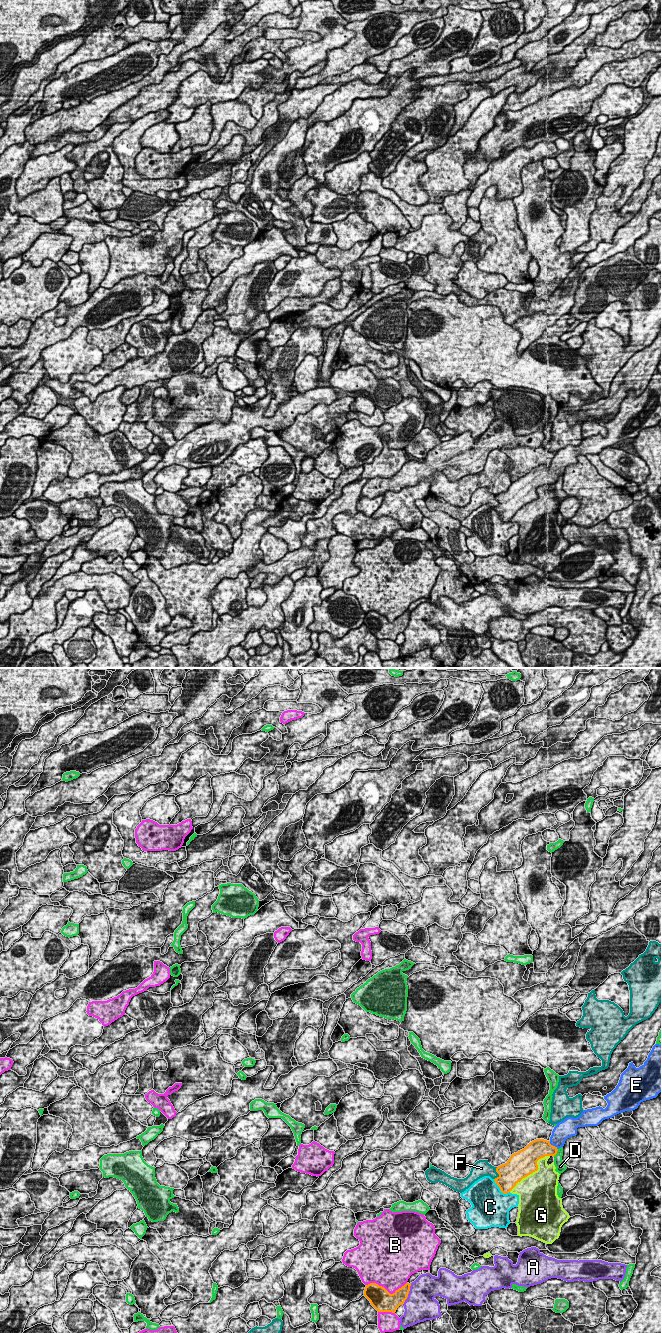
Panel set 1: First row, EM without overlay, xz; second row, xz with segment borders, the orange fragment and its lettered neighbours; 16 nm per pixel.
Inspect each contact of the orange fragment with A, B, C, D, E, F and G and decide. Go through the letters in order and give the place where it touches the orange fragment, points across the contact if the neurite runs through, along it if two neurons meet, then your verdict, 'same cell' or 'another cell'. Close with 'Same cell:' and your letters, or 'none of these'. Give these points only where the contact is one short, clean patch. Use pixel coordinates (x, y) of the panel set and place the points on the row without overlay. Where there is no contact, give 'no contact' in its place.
A: xz (408, 621) | another cell
B: xz (386, 618) | another cell
C: xz (500, 517) | another cell
D: xz (556, 481) | another cell
E: xz (552, 473) | same cell
F: xz (498, 501) | another cell
G: xz (533, 499) | another cell
Same cell: E

